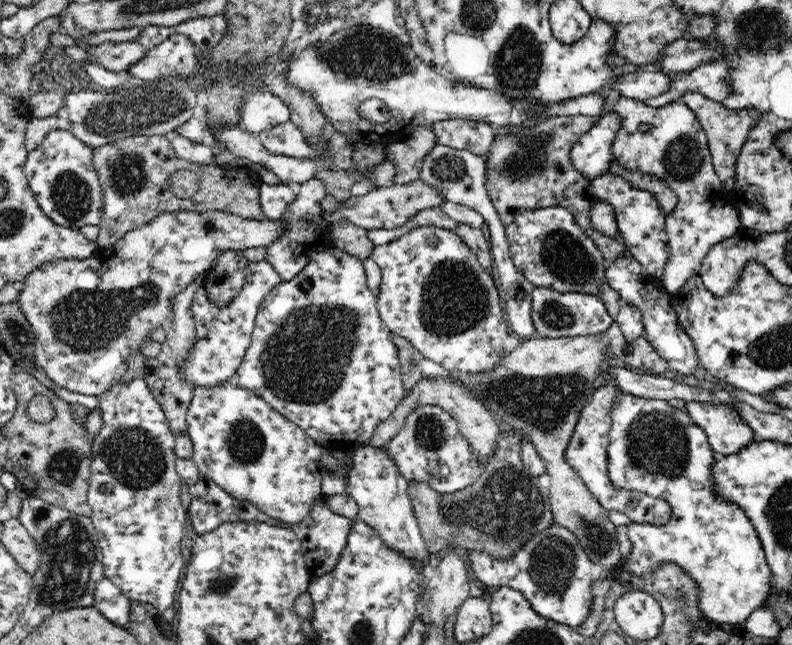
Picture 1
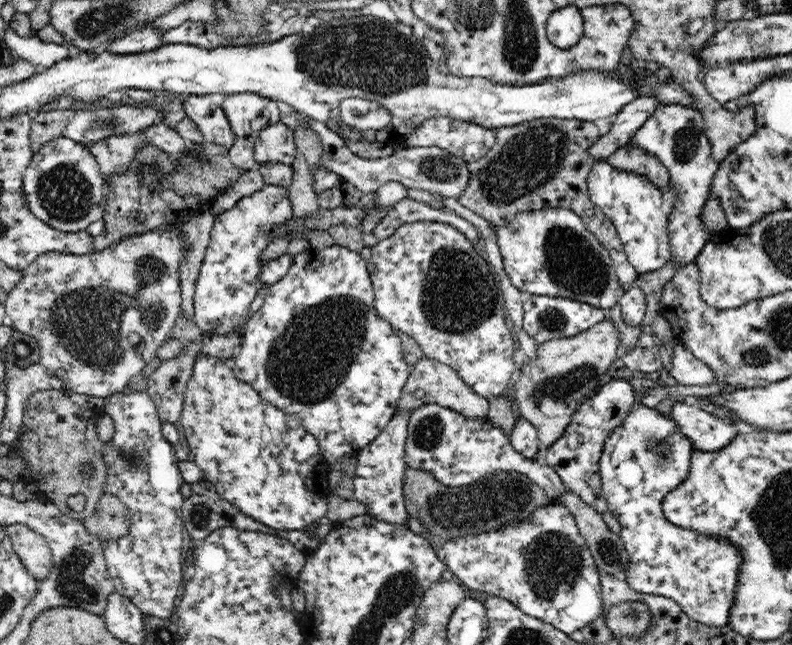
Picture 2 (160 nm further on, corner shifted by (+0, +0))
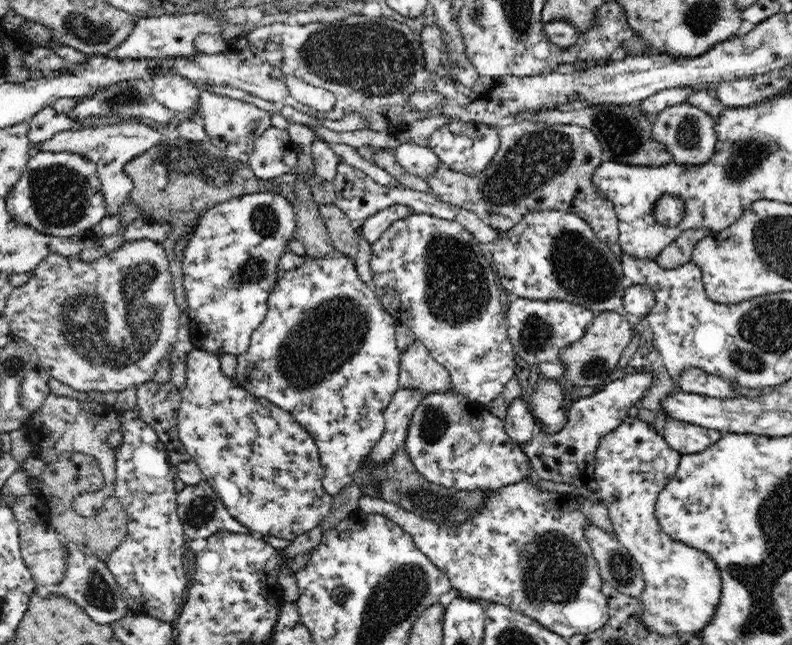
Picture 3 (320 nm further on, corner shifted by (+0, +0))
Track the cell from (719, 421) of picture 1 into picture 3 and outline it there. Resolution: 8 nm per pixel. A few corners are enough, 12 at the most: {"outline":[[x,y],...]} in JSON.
{"outline":[[666,417],[662,435],[684,455],[706,450],[722,434]]}

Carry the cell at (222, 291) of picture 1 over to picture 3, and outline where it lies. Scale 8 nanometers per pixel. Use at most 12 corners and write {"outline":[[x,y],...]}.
{"outline":[[244,194],[180,261],[194,348],[236,357],[265,320],[293,206]]}

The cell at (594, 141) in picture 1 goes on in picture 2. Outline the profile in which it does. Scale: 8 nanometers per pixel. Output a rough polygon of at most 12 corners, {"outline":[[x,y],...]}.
{"outline":[[654,95],[624,106],[608,132],[588,148],[606,161],[656,112]]}

